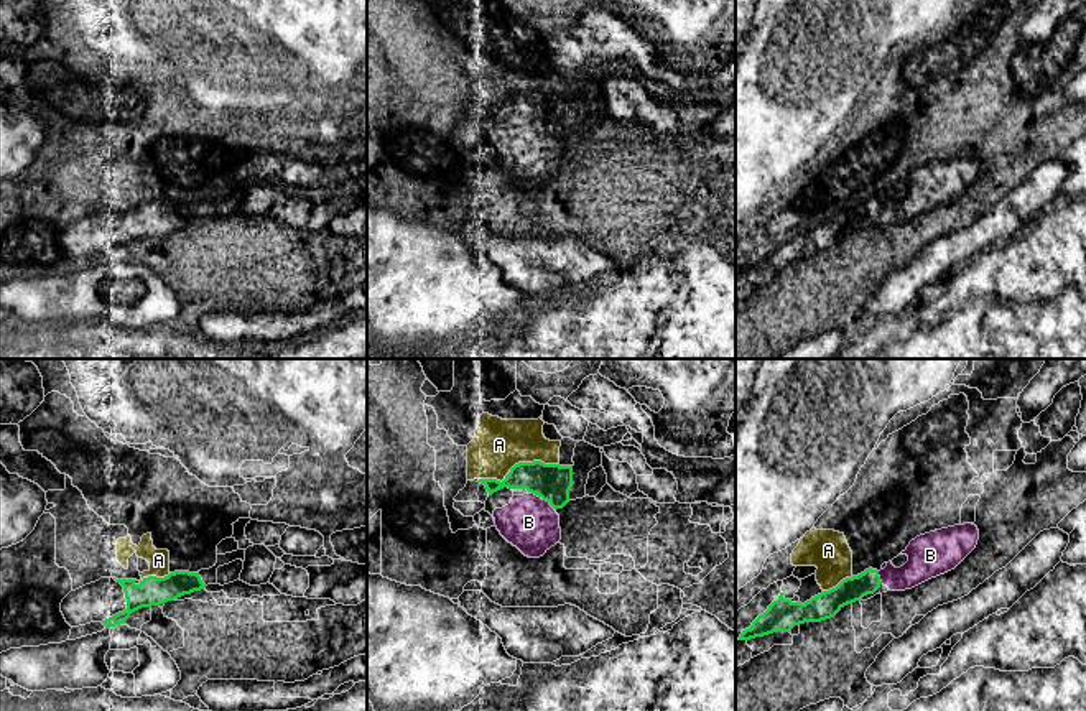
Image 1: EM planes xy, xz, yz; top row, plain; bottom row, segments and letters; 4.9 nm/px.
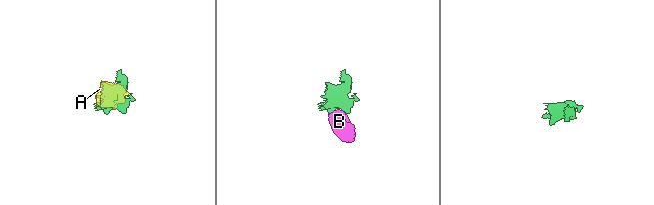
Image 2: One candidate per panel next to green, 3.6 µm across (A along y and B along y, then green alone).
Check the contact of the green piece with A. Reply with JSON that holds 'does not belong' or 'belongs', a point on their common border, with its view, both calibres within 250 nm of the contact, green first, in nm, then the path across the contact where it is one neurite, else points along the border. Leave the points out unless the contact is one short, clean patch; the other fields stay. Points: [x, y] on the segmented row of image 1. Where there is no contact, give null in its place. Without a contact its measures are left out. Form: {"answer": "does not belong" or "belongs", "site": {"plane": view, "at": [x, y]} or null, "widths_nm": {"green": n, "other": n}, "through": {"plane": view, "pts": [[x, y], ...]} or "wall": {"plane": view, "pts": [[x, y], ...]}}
{"answer": "does not belong", "site": {"plane": "xz", "at": [519, 463]}, "widths_nm": {"green": 180, "other": 240}}

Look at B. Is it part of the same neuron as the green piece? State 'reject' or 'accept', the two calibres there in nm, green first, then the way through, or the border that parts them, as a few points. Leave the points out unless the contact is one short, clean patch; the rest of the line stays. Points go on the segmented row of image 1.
accept; 180 nm thick on the green side, 260 nm on the other; runs through xz (552, 483), (543, 499), (529, 522)

